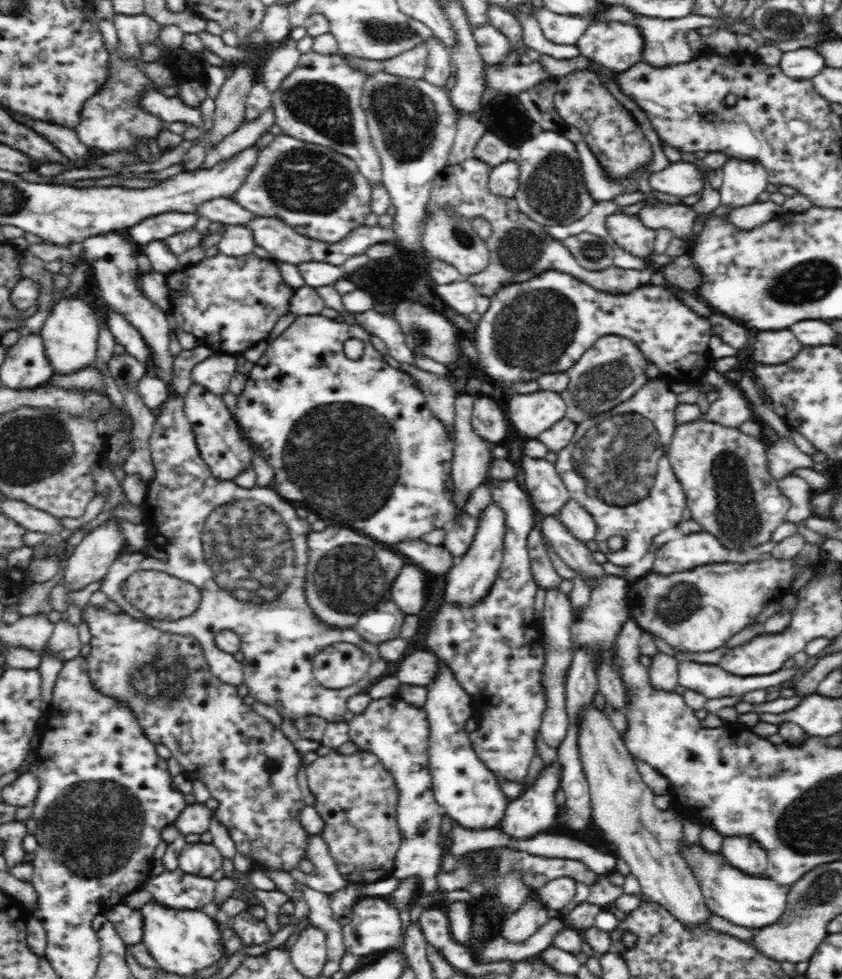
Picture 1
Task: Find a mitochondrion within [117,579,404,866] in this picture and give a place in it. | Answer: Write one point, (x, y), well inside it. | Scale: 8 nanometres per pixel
(161, 676)

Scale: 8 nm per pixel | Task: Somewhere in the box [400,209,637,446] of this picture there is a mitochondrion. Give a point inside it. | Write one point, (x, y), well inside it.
(540, 325)

